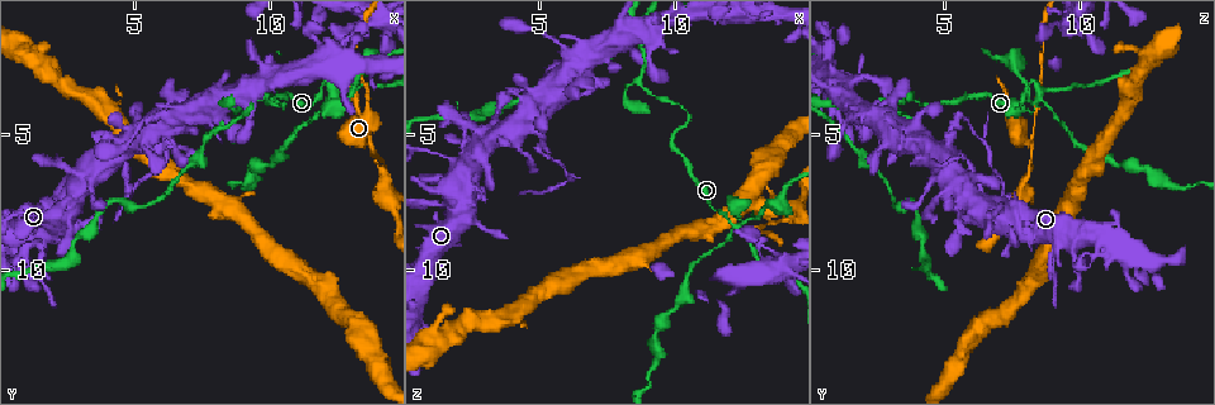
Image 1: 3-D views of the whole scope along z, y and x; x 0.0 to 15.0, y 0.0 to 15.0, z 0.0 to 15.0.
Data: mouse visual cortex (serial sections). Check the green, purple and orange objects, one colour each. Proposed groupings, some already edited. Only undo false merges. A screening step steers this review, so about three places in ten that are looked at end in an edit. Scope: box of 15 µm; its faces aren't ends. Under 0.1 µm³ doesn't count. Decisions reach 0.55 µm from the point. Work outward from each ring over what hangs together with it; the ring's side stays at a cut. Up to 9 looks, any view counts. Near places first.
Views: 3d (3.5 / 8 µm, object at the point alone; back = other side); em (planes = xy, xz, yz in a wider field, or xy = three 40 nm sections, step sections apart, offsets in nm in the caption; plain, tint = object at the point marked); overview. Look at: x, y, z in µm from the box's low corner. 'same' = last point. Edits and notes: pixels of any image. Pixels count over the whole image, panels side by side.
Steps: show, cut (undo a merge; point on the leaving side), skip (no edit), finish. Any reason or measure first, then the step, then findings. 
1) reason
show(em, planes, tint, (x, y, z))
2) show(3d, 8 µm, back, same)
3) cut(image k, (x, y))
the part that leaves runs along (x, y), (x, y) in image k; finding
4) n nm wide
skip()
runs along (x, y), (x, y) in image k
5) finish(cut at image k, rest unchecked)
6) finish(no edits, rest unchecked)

sharp bend
show(3d, 3.5 µm, (10.3, 3.8, 4.1))

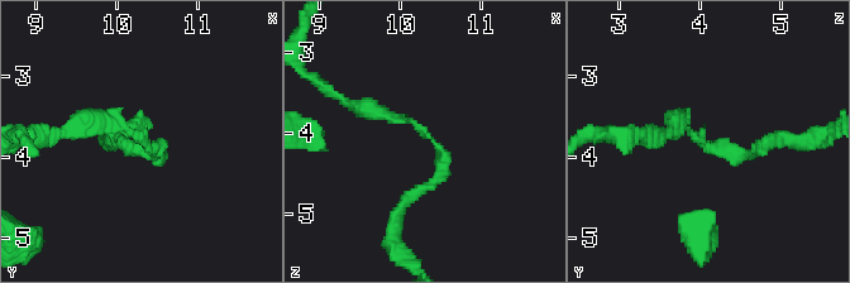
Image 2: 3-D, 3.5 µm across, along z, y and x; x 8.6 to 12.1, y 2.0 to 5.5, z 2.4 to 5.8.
arms of 150, 200 nm; shape alone is not enough
show(em, xy, step 1, plain, (10.40, 3.80, 4.10))

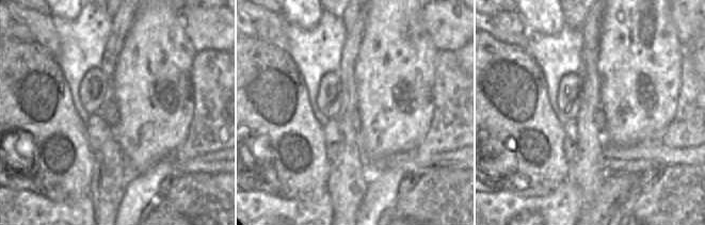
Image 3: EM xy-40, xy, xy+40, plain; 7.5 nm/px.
show(em, xy, step 1, tint, same)

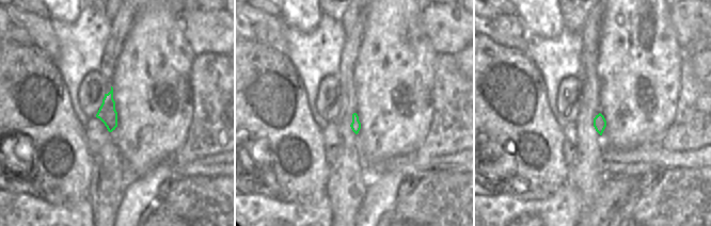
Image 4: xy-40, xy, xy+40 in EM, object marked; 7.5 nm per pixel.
skip()
runs along (125, 143), (75, 130) in image 2; all the same cell

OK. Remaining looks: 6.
narrows sharply
show(em, xy, step 5, tint, (12.3, 3.6, 8.4))

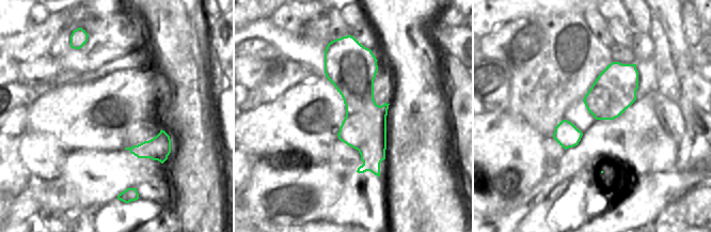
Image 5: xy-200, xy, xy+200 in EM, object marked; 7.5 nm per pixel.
wider look
show(3d, 3.5 µm, same)

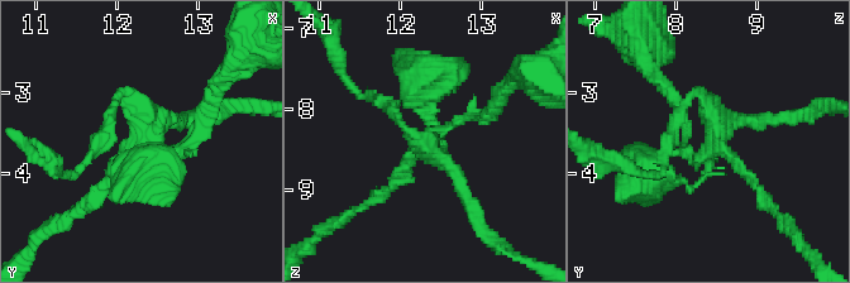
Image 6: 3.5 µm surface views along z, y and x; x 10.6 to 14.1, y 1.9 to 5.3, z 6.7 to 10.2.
skip()
runs along (345, 47), (377, 172) in image 5; all the same cell

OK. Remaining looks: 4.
narrows sharply
show(3d, 8 µm, (13.8, 5.9, 8.3))

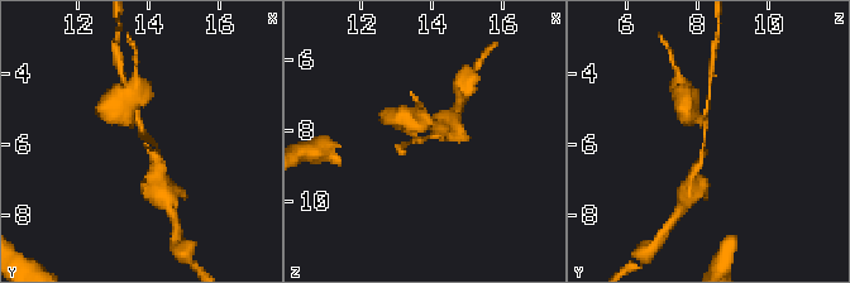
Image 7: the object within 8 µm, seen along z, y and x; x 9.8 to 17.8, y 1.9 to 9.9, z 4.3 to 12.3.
arms of 200, 300 nm; shape alone is not enough
show(em, xy, step 1, tint, (13.8, 5.8, 8.2))

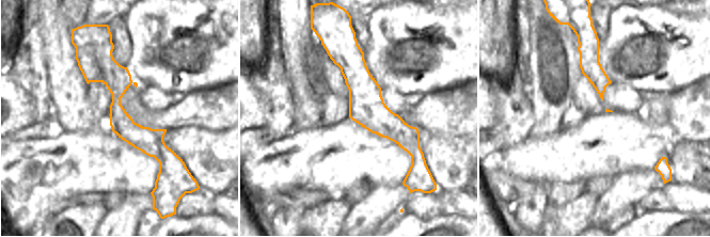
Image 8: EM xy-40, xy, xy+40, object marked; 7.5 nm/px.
skip()
runs along (128, 116), (141, 126), (158, 171) in image 7; all the same cell

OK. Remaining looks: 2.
finish(no edits, rest unchecked)

